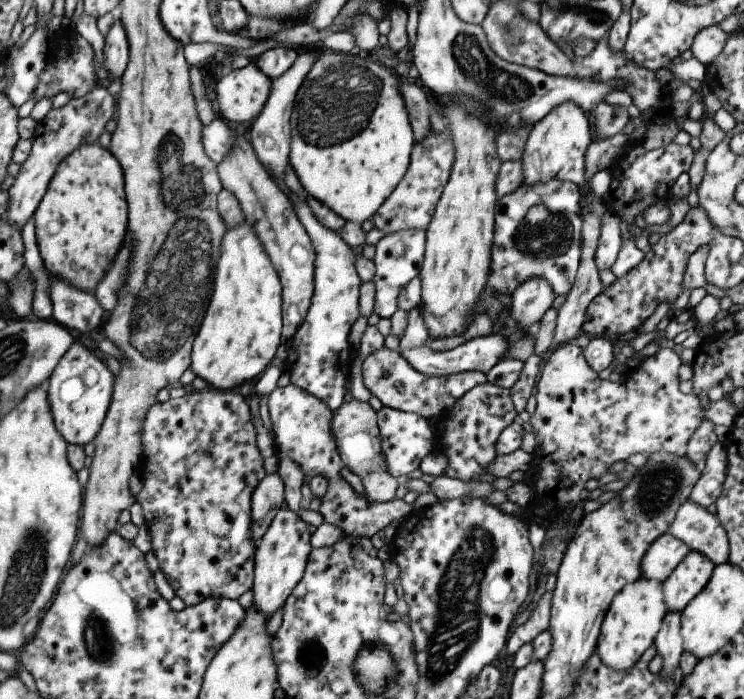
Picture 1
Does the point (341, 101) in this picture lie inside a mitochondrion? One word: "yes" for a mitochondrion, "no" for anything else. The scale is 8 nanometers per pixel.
yes

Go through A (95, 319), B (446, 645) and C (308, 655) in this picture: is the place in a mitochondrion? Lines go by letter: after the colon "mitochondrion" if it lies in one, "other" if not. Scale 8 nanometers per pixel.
A: other
B: mitochondrion
C: other

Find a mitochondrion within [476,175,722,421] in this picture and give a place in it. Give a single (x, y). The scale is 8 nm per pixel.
(557, 242)

